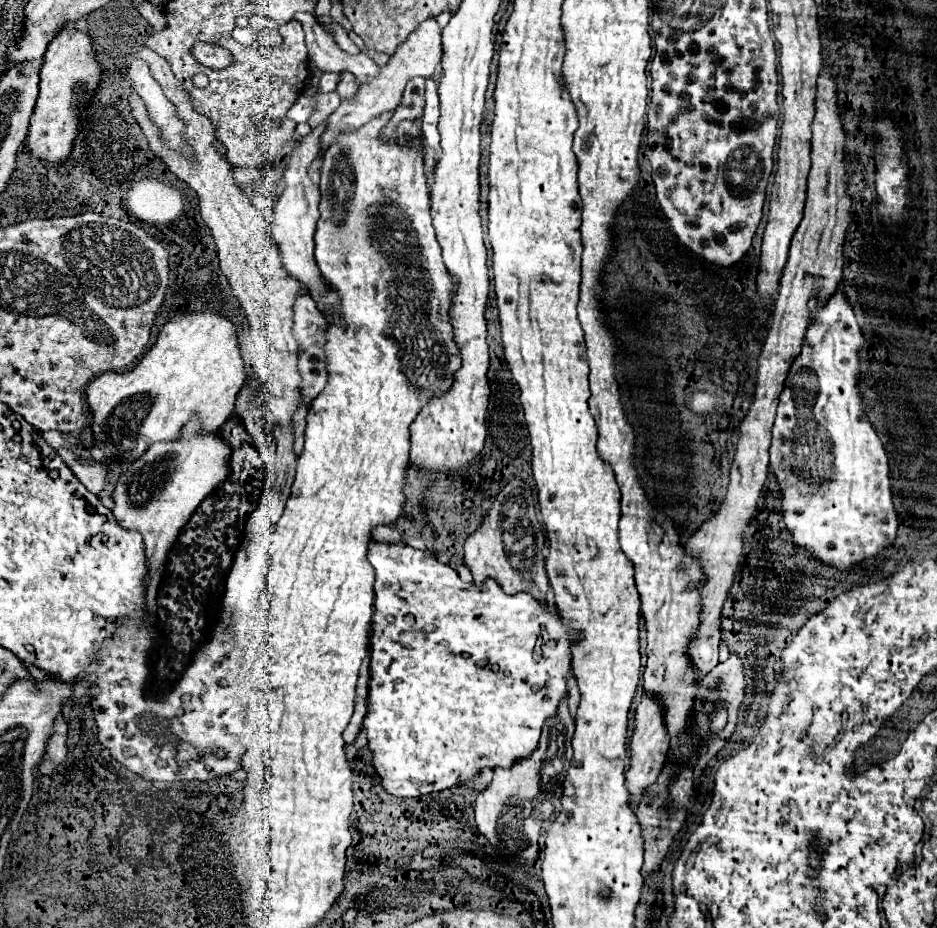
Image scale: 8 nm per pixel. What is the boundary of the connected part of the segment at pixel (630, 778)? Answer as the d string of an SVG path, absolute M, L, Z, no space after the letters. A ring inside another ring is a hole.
M646 696L636 706L634 732L632 732L628 750L630 750L630 766L624 772L624 776L626 776L626 788L628 788L630 804L632 804L634 800L640 800L644 790L656 782L656 778L658 778L658 774L662 770L662 762L664 762L664 754L666 754L664 750L668 750L668 738L664 734L662 710L660 710L660 706L656 702L652 702Z

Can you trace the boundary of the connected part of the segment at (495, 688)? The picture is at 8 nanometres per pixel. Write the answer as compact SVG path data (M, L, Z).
M372 542L368 560L376 570L378 592L376 592L374 616L372 616L372 622L374 622L372 686L368 694L368 714L364 716L362 726L366 730L368 748L374 754L374 764L378 766L378 774L388 786L388 792L394 796L404 796L404 798L424 796L424 794L456 788L472 780L484 768L490 768L490 770L508 768L508 766L514 766L514 762L520 762L520 758L528 758L528 754L532 754L532 750L536 750L538 746L544 722L556 716L560 700L568 694L568 678L572 672L572 646L580 640L580 630L570 628L564 616L560 614L560 610L556 610L556 606L536 602L536 598L532 598L532 594L528 592L506 594L502 586L492 578L484 580L482 584L462 582L454 568L436 560L434 554L416 550L412 546Z

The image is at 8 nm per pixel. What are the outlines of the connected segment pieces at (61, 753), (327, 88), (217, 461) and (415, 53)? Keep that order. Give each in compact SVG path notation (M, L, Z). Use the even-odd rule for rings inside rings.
M62 716L54 722L54 734L50 738L50 744L48 744L48 750L46 750L46 756L40 764L40 772L42 774L48 774L50 768L56 768L58 764L62 764L66 760L66 754L68 754L68 748L66 748L66 734L68 734L68 726L66 722L62 720Z
M322 74L319 82L319 91L323 93L335 91L338 80L340 80L338 74Z
M196 414L188 420L188 426L180 432L180 438L172 442L152 444L136 462L130 464L128 472L118 478L112 494L112 514L120 528L138 530L146 544L148 572L144 584L148 584L166 560L172 542L180 534L184 522L192 516L196 506L228 476L228 446L220 442L220 430L204 434L200 430L200 418Z
M430 18L430 20L422 22L408 36L408 40L390 58L390 64L380 68L380 74L374 80L370 80L368 84L360 84L358 96L354 100L342 100L340 108L328 118L326 130L320 136L320 154L322 154L322 150L326 150L326 146L336 142L336 138L340 134L344 134L344 130L358 130L360 126L364 126L364 122L370 122L372 118L376 118L380 114L394 112L394 108L398 106L400 96L404 92L404 86L408 84L410 78L414 78L414 76L434 76L434 72L436 72L436 68L440 64L440 54L442 54L440 28L438 28L436 20Z

